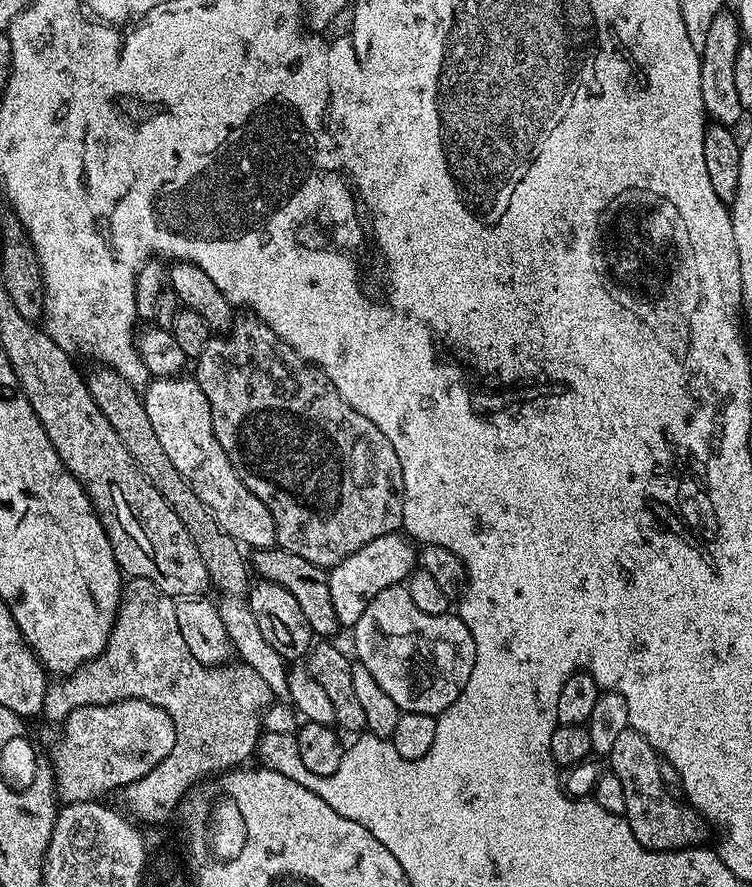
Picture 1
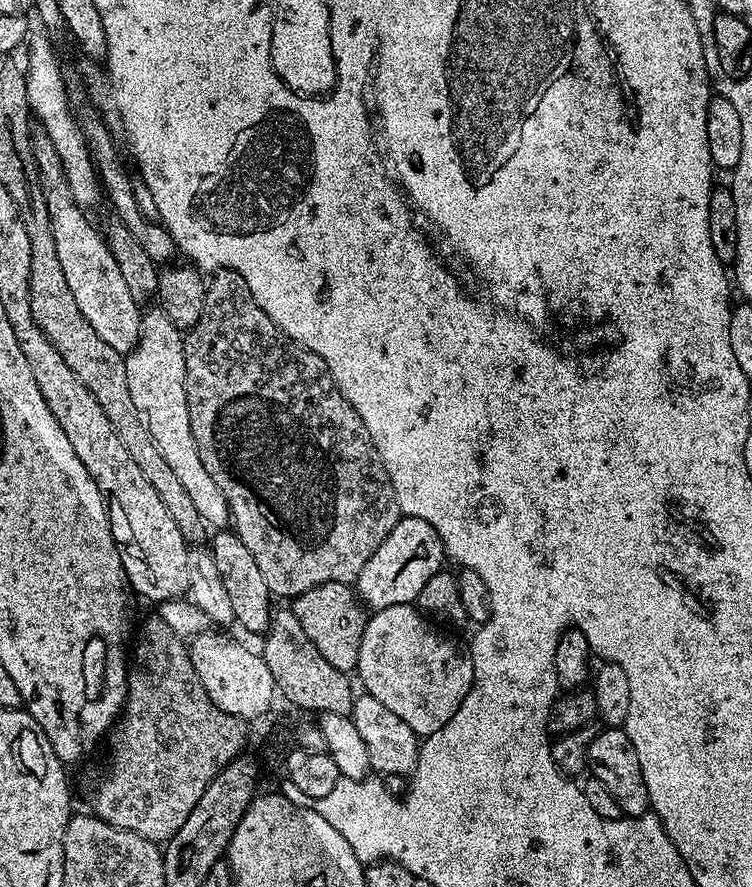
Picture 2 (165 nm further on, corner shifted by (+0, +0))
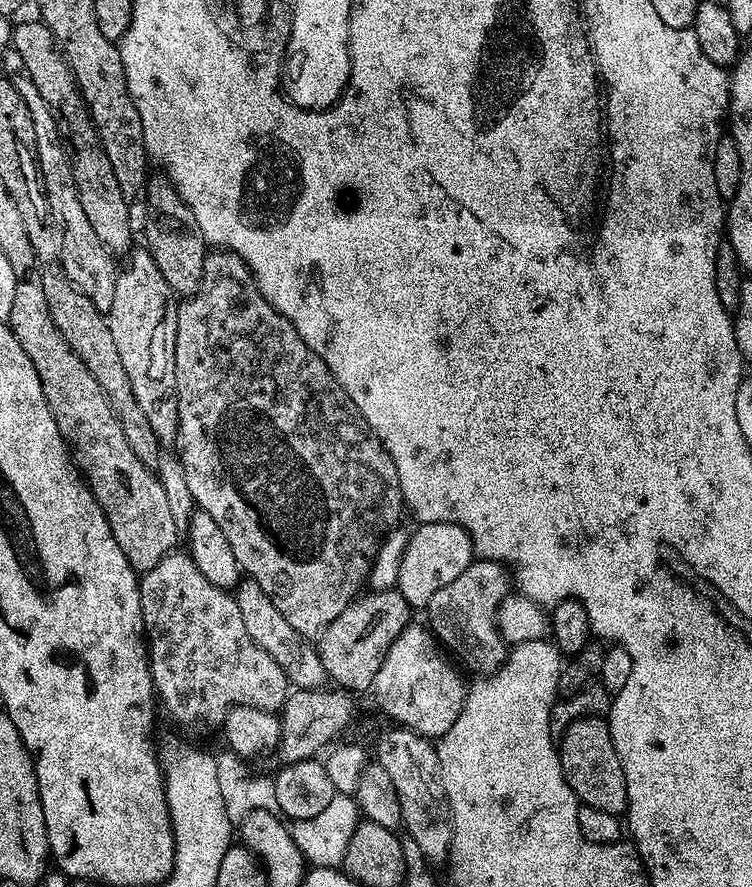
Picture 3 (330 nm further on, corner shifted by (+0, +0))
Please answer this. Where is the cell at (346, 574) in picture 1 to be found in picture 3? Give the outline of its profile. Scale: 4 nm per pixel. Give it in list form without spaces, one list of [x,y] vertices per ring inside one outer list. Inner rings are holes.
[[[434,522],[433,524],[417,523],[415,527],[416,529],[411,529],[408,545],[404,548],[394,588],[395,591],[402,594],[402,598],[406,598],[409,608],[424,610],[427,609],[430,598],[434,598],[434,590],[442,590],[442,586],[454,582],[454,578],[458,578],[458,574],[462,574],[462,570],[466,570],[466,566],[472,564],[474,553],[472,540],[468,536],[468,531],[462,526],[447,524],[446,522]]]

